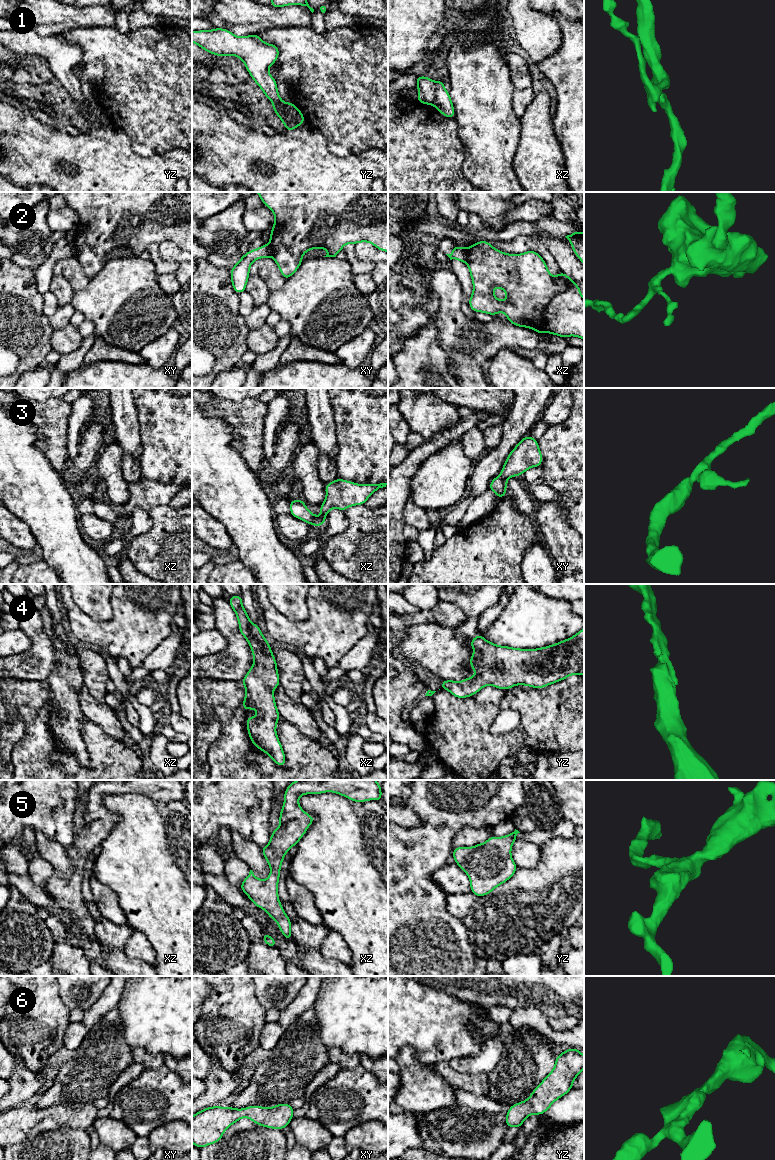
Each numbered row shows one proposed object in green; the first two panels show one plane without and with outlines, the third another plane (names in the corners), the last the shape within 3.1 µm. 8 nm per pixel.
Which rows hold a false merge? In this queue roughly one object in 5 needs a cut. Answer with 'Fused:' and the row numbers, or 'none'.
Fused: 1, 2

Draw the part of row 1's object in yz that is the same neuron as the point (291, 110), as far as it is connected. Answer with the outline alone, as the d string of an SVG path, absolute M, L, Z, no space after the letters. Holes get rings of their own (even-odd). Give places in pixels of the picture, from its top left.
M283 102L283 107L288 117L296 118L300 124L303 124L305 122L303 113L298 110L298 108L294 105L293 102L288 102L288 103Z

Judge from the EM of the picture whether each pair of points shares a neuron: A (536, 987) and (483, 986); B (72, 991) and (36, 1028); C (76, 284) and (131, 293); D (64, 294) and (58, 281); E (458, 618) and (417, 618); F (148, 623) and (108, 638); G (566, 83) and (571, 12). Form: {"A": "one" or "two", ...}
{"A": "one", "B": "two", "C": "two", "D": "one", "E": "one", "F": "one", "G": "two"}

